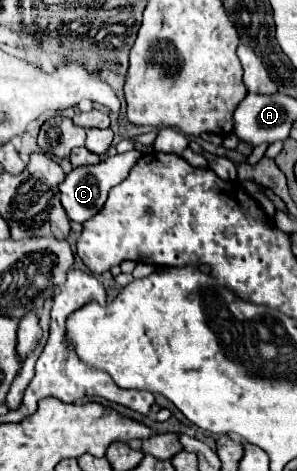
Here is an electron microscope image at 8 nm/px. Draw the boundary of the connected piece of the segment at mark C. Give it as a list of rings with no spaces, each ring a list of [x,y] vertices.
[[[136,149],[134,151],[128,151],[128,153],[118,153],[118,155],[112,155],[104,161],[100,161],[98,165],[84,165],[84,167],[76,167],[72,169],[66,179],[58,185],[60,187],[60,201],[66,209],[66,215],[70,217],[70,221],[76,221],[76,223],[84,223],[88,221],[90,217],[94,217],[106,203],[106,197],[108,197],[108,191],[118,185],[120,181],[126,179],[128,171],[132,169],[134,161],[140,157],[142,153],[138,153]]]

